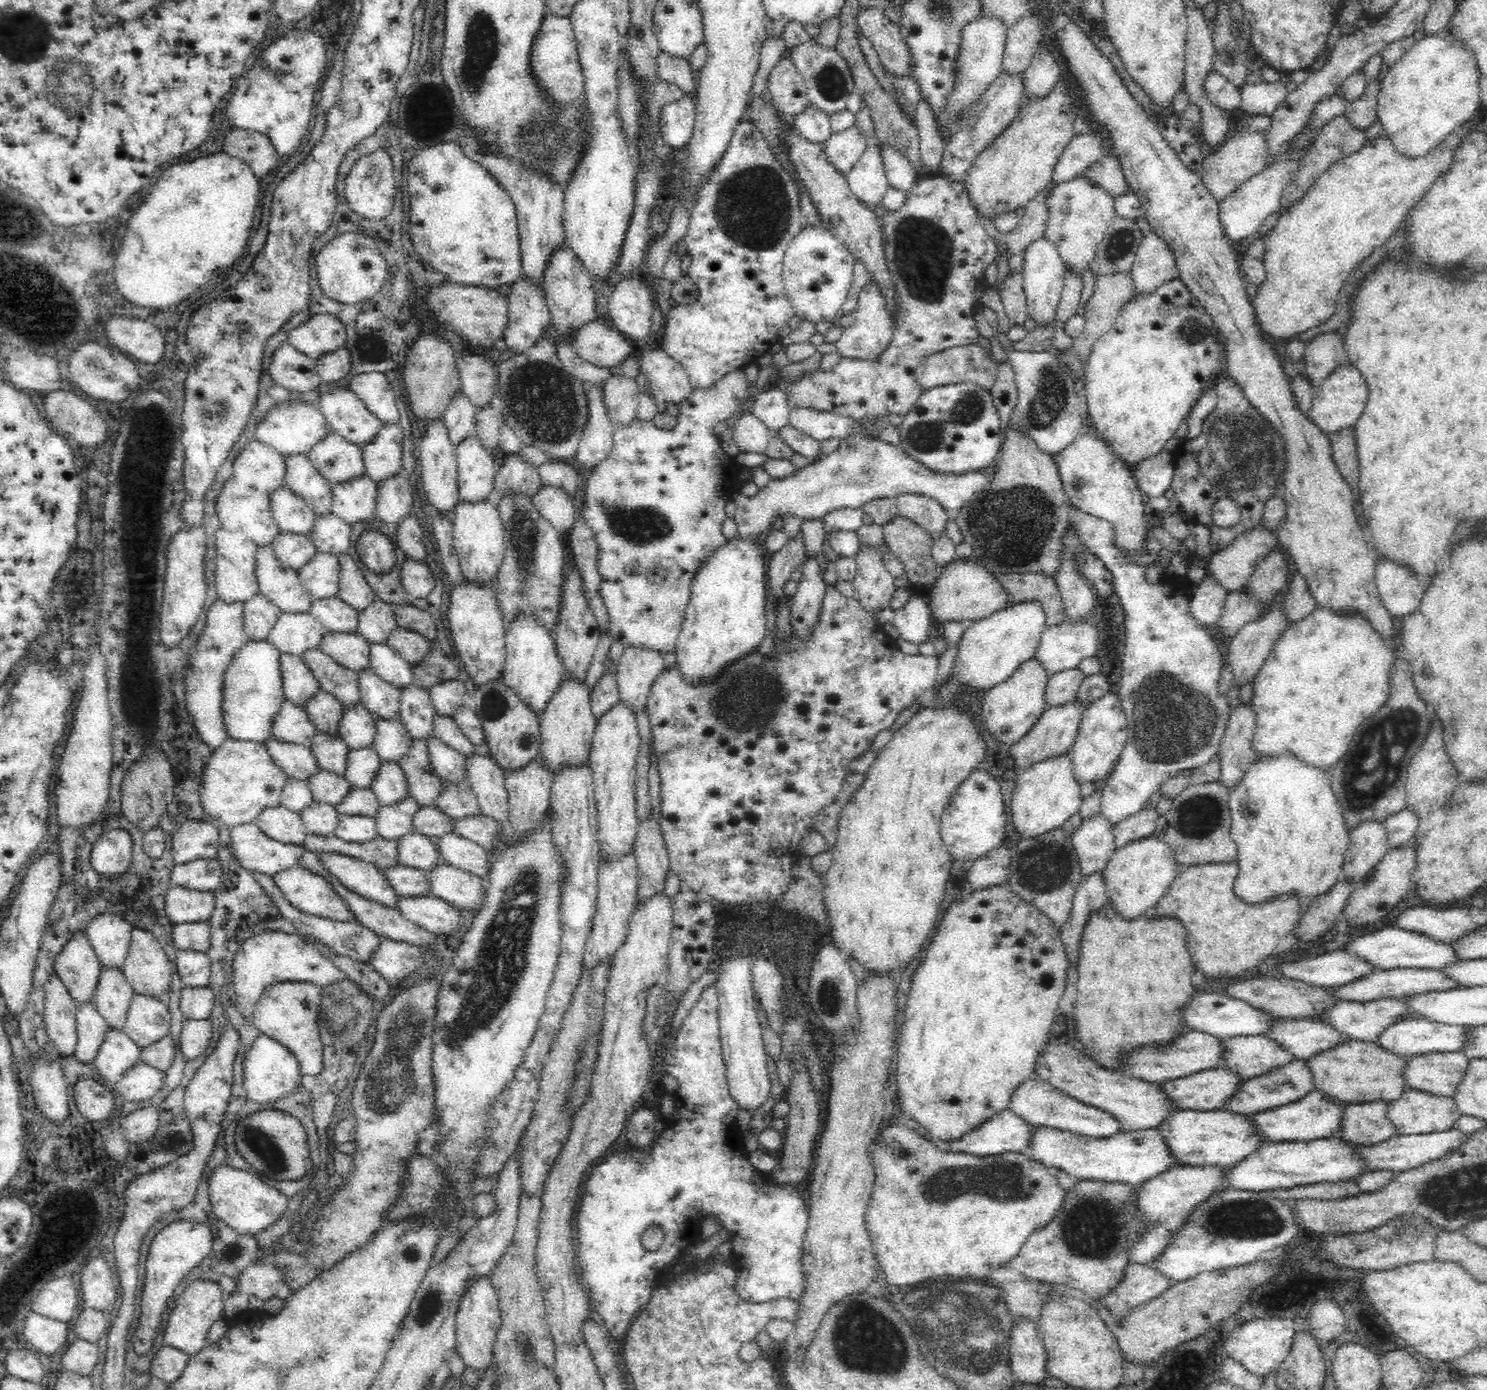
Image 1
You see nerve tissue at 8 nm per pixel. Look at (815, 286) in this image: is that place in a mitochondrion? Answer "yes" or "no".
no

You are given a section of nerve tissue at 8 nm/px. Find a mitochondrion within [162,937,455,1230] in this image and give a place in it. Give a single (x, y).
(392, 1082)

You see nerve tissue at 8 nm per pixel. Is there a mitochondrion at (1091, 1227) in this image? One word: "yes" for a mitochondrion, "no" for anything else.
yes

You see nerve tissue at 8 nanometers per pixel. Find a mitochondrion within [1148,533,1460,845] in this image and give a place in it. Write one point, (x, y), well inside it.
(1376, 767)

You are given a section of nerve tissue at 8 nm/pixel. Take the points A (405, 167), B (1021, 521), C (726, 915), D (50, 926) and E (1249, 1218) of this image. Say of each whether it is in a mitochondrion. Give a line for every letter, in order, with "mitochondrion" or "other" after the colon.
A: other
B: mitochondrion
C: other
D: other
E: mitochondrion

